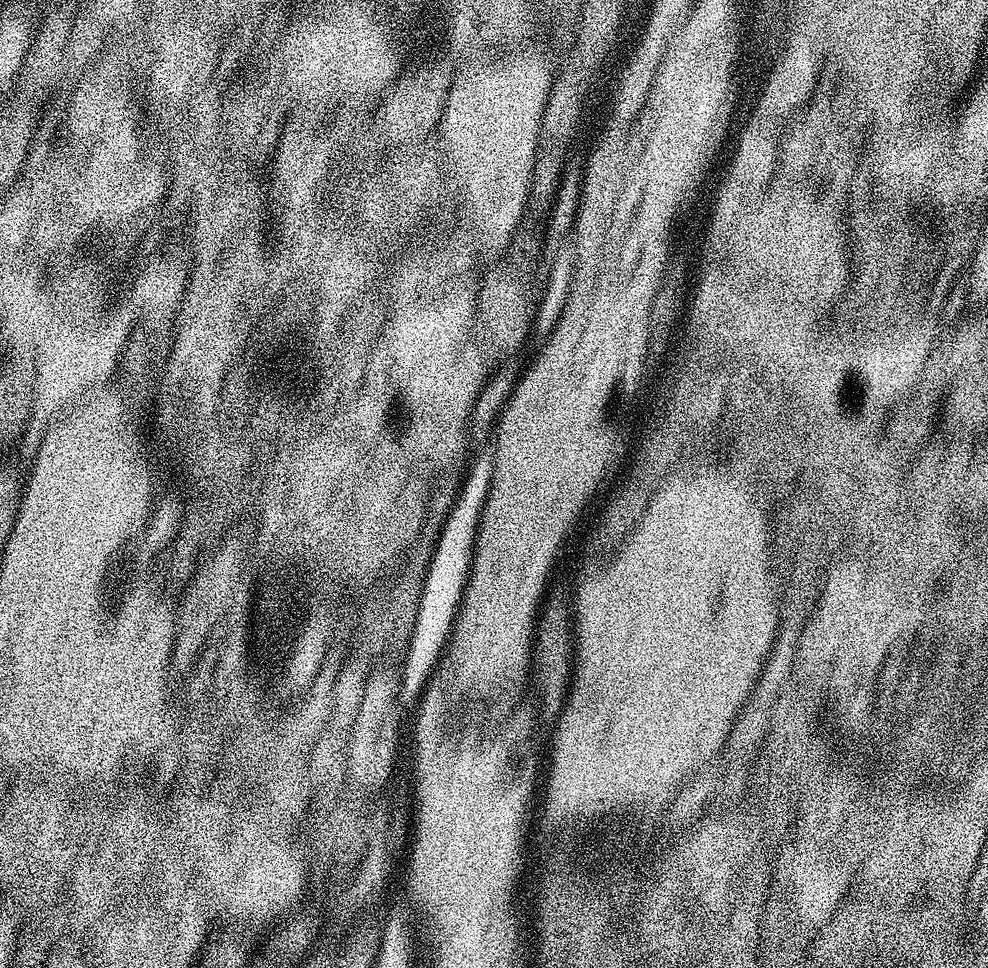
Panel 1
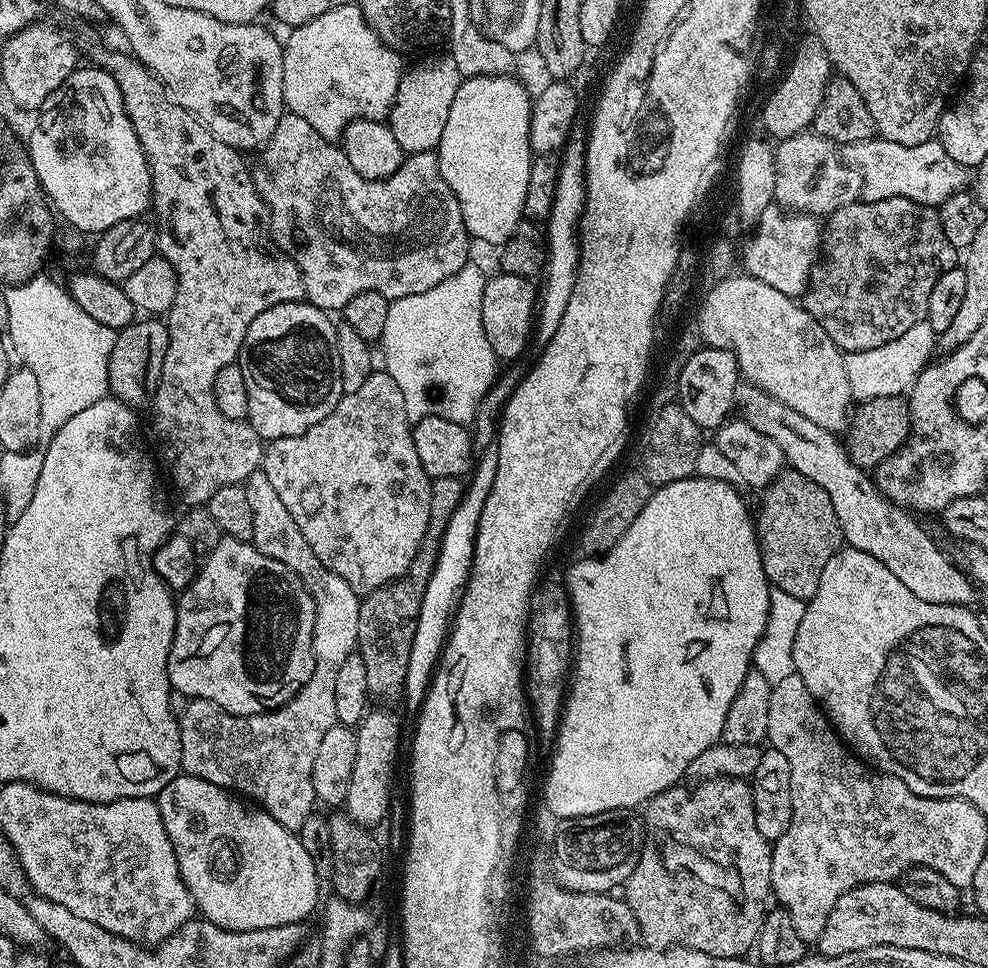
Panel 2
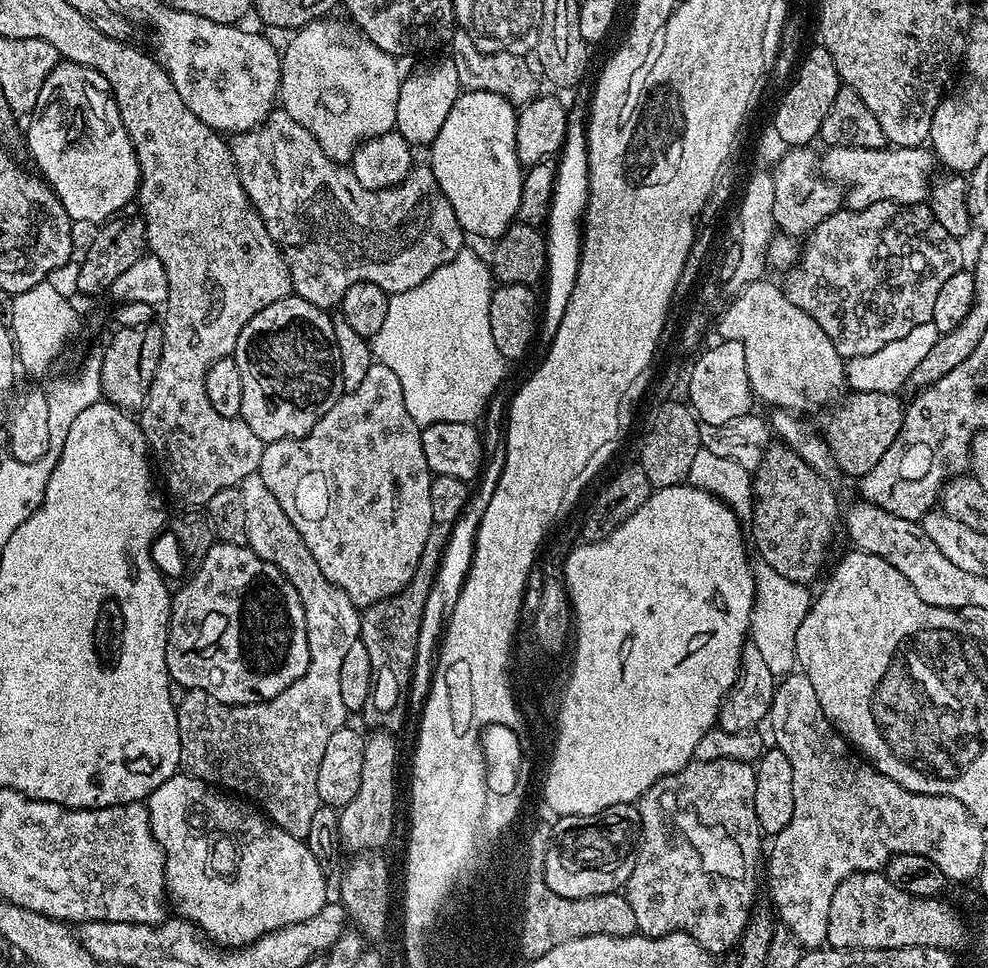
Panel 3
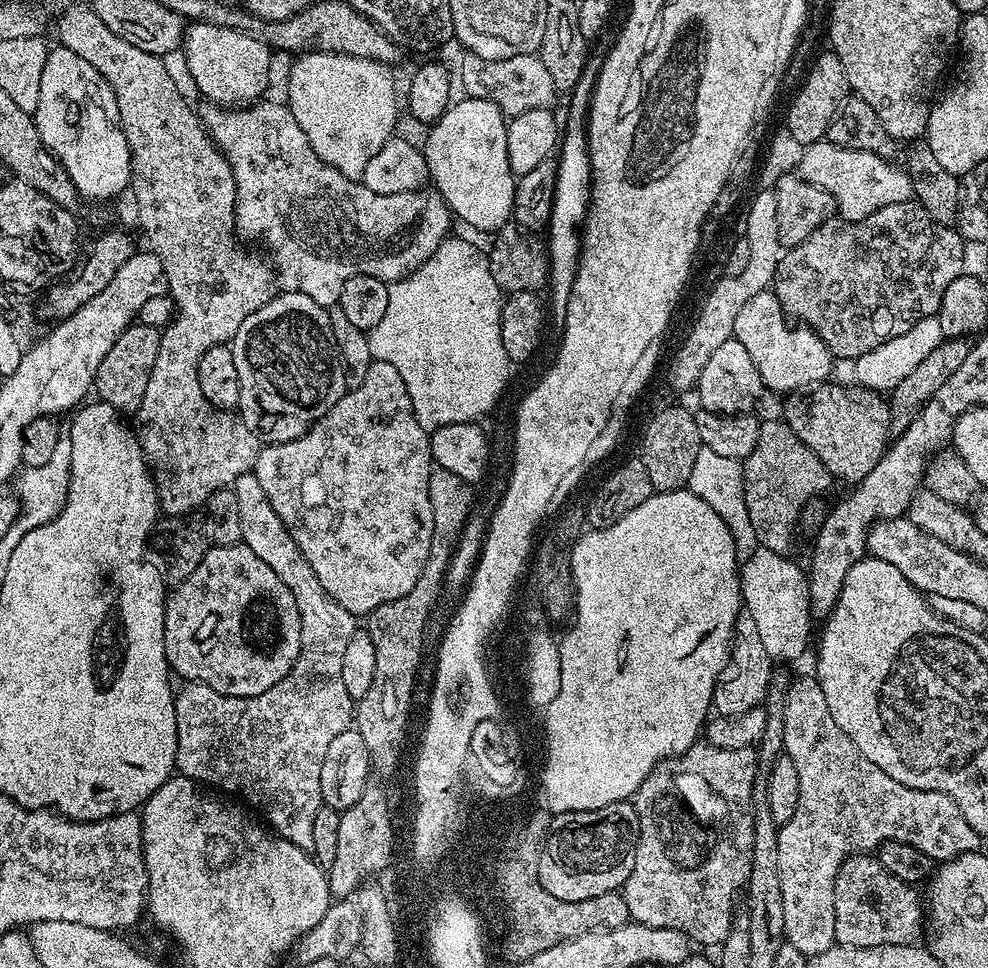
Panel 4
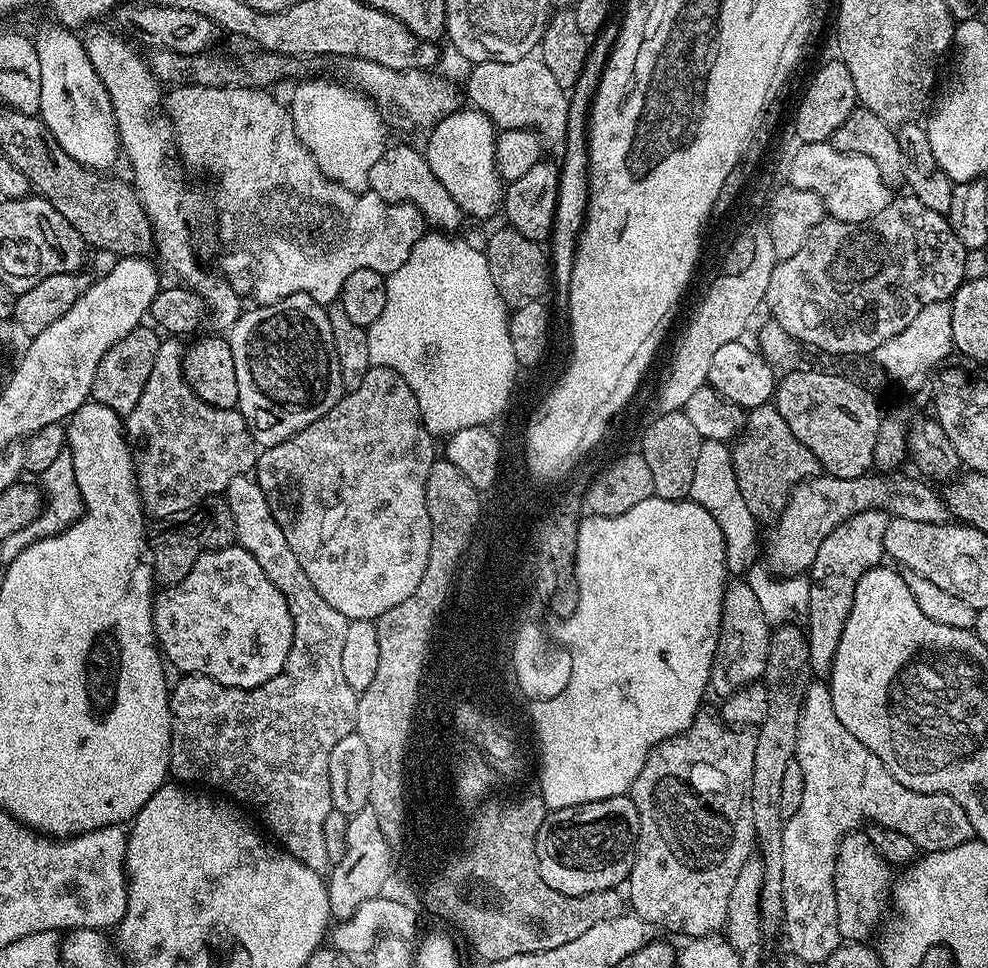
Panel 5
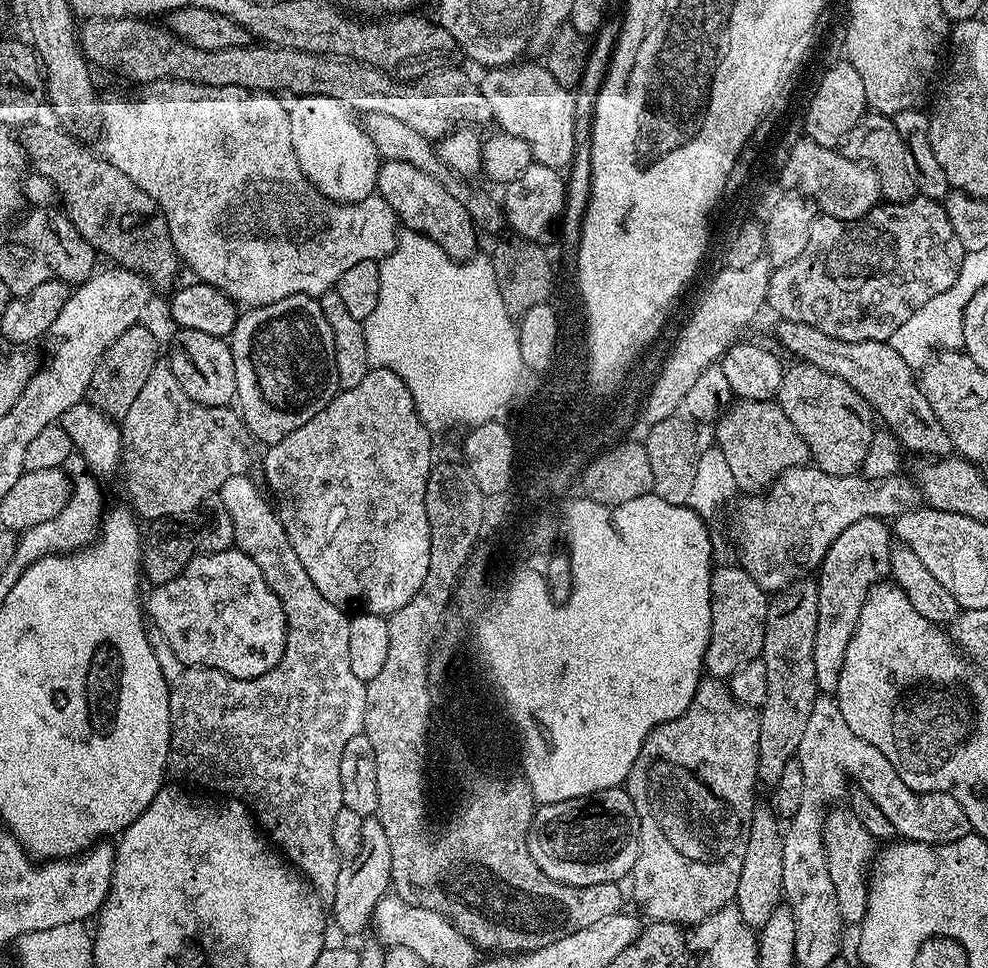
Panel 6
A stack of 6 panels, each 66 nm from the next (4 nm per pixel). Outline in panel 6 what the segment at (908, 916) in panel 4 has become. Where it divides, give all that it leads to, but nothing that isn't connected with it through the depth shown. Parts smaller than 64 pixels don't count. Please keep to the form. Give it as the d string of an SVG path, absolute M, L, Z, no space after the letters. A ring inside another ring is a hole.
M851 807L836 808L824 820L824 853L826 870L830 870L830 882L834 885L834 898L838 898L838 910L845 925L856 926L864 918L868 905L868 878L870 865L878 851L878 841L858 822Z

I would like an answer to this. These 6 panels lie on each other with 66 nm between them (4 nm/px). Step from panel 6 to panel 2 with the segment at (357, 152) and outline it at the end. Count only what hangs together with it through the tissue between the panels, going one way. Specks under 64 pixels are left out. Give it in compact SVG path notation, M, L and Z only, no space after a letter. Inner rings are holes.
M345 2L326 14L318 14L318 18L291 29L287 34L288 40L283 41L282 66L284 107L287 111L298 114L298 118L306 118L306 122L310 122L322 138L333 142L343 137L346 126L352 120L383 121L389 115L406 64L400 61L403 60L401 53L395 52L378 38L376 31L366 22L359 3Z

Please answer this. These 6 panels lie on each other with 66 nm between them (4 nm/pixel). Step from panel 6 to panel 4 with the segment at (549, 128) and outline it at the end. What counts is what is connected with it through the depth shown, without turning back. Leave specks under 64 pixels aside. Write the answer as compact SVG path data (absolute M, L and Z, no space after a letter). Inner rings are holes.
M465 51L460 60L460 84L464 87L463 95L474 100L494 102L511 118L526 114L528 110L552 108L558 93L546 66L542 66L539 55L515 56L501 60L478 58L474 53Z

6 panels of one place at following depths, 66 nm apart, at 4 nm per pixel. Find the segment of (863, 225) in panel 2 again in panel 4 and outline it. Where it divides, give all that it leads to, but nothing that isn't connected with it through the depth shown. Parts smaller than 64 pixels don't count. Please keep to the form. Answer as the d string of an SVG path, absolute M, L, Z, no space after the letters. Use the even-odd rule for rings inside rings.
M907 200L901 204L882 206L882 210L874 210L874 214L870 214L870 218L861 220L830 218L826 222L822 222L822 226L818 226L818 230L814 230L814 234L810 234L810 238L806 238L806 242L787 249L781 255L774 281L774 291L778 302L793 321L816 332L833 357L840 359L841 356L842 359L852 362L856 357L874 350L882 342L886 342L890 338L898 338L898 334L906 334L906 330L910 330L910 326L918 323L922 317L936 316L939 313L942 294L946 294L946 286L950 286L950 282L954 282L954 278L965 275L964 248L966 249L966 241L961 238L955 227L947 228L934 222L934 218L930 218L930 214L926 214L922 205Z

